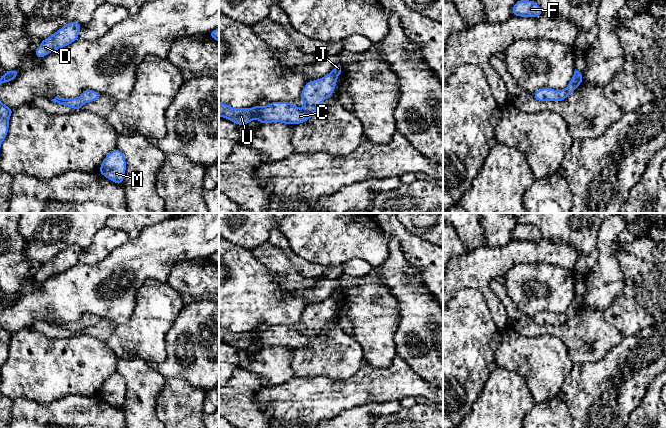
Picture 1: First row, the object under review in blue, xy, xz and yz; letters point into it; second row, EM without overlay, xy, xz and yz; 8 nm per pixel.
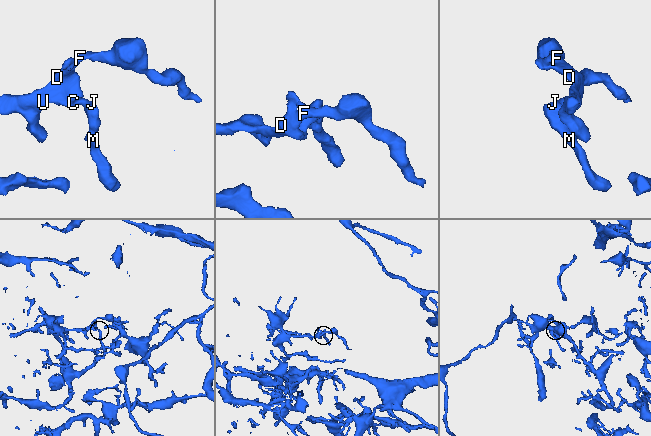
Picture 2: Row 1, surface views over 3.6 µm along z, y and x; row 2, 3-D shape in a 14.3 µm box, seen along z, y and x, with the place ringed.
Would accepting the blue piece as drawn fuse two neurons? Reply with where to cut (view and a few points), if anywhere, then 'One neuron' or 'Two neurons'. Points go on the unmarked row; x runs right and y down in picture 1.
No split. One neuron

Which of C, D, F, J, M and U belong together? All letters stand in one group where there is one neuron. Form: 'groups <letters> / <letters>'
groups C D F J M U

